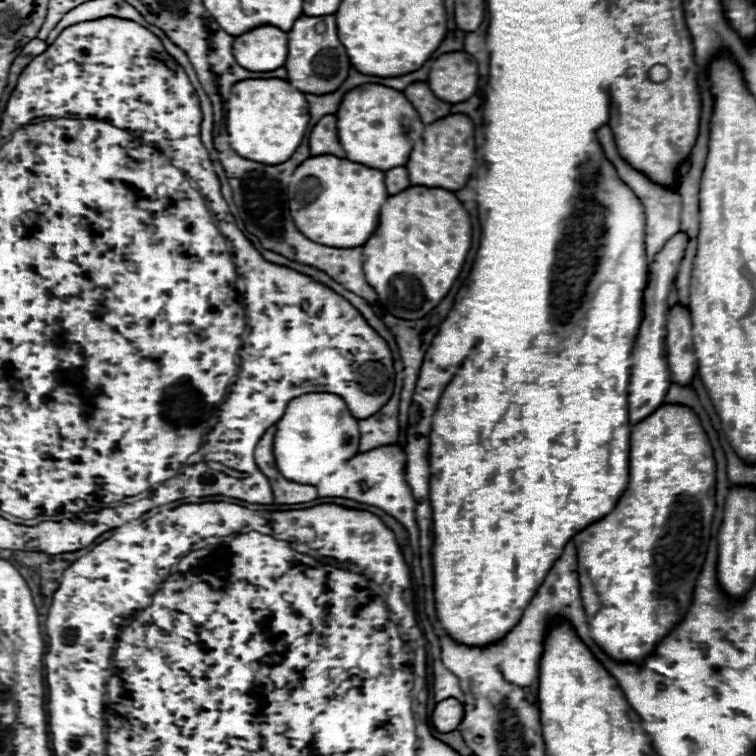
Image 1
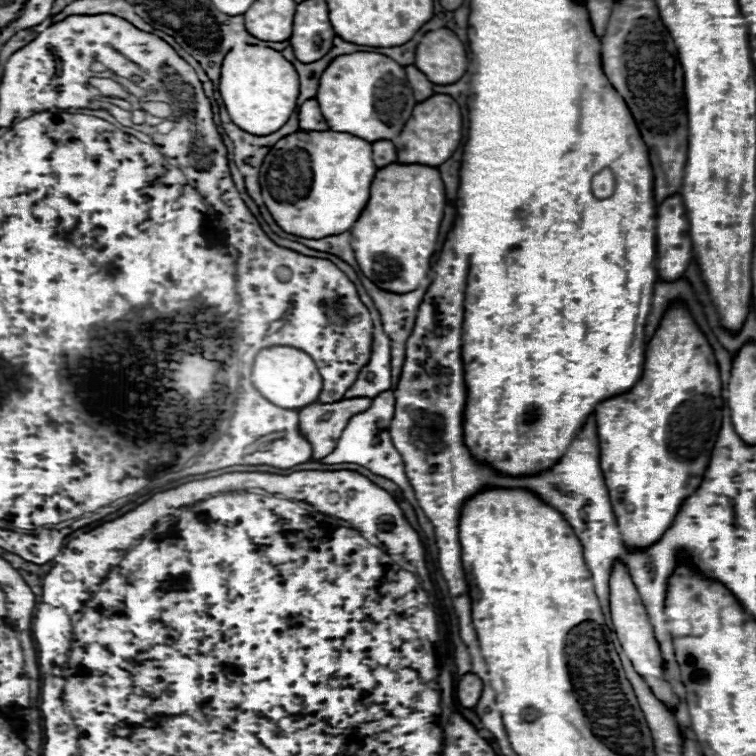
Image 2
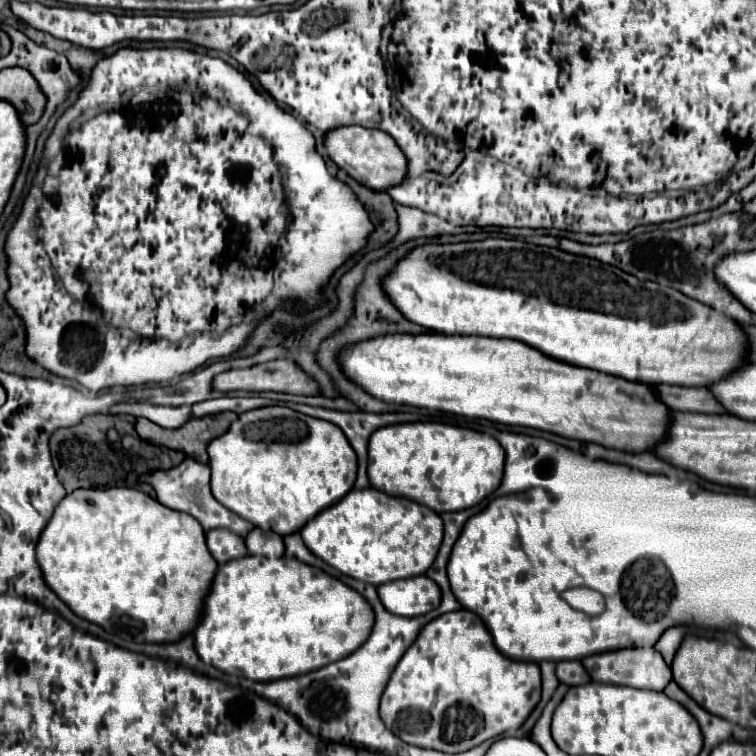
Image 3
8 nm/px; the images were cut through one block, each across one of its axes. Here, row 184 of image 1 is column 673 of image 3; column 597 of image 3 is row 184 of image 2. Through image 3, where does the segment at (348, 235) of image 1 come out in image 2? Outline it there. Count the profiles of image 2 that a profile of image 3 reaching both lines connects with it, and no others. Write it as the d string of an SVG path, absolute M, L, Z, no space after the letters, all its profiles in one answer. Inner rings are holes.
M298 130L296 134L290 134L288 138L276 142L276 146L272 146L272 150L266 154L264 164L260 168L260 188L268 212L284 232L318 240L342 234L354 226L370 198L370 184L374 174L376 164L372 160L370 142L364 142L354 134L336 134L334 130L326 132Z

